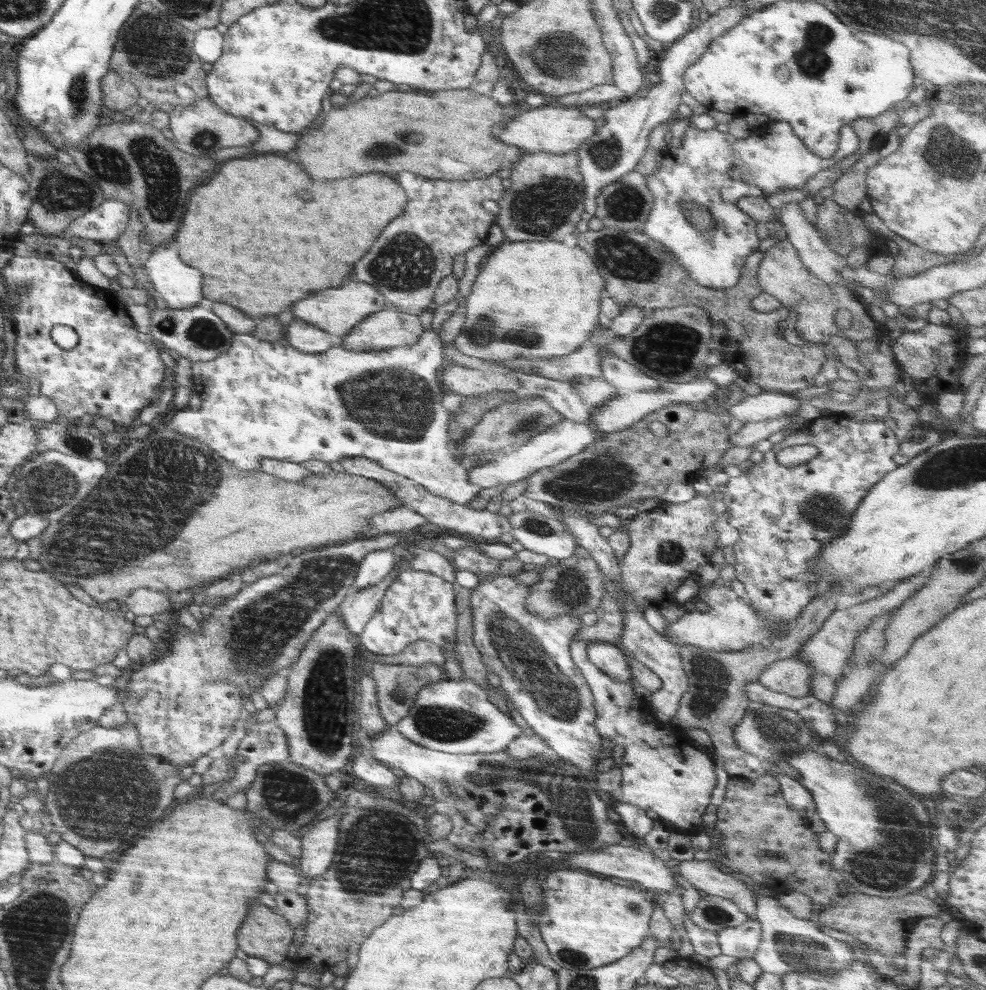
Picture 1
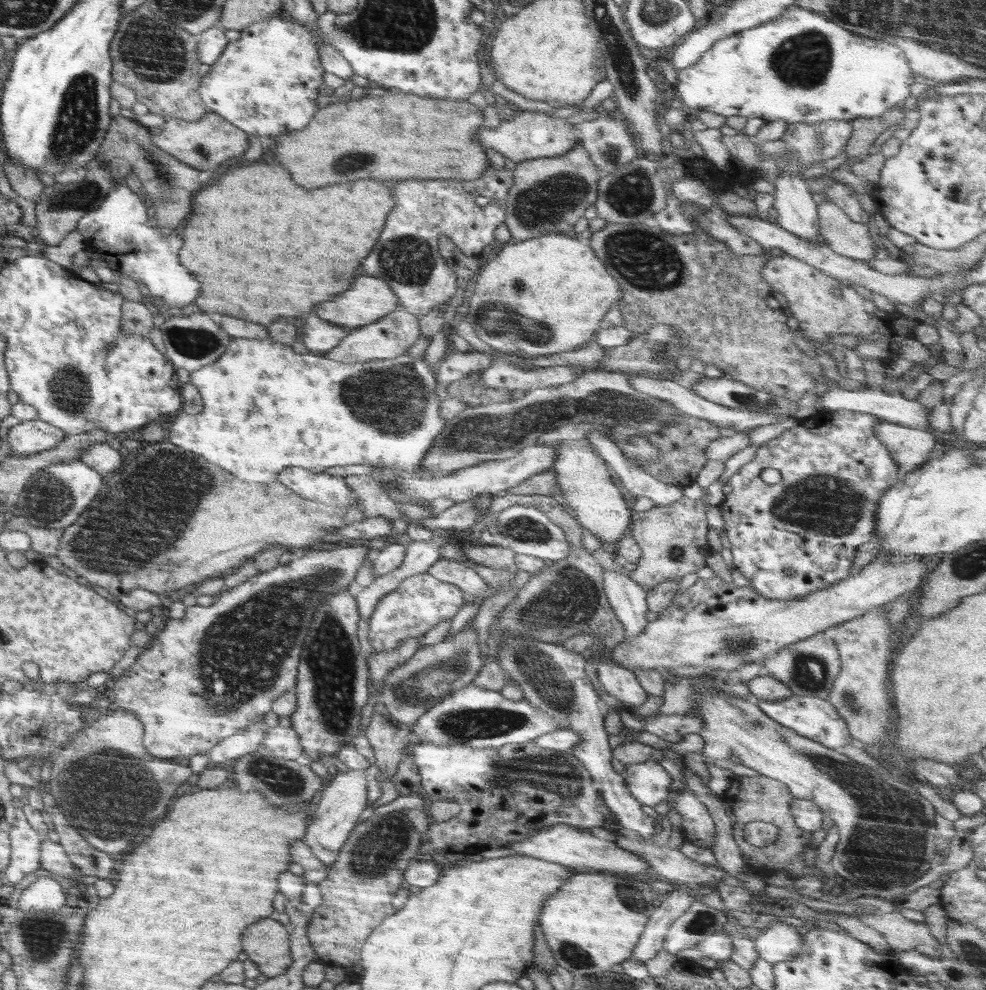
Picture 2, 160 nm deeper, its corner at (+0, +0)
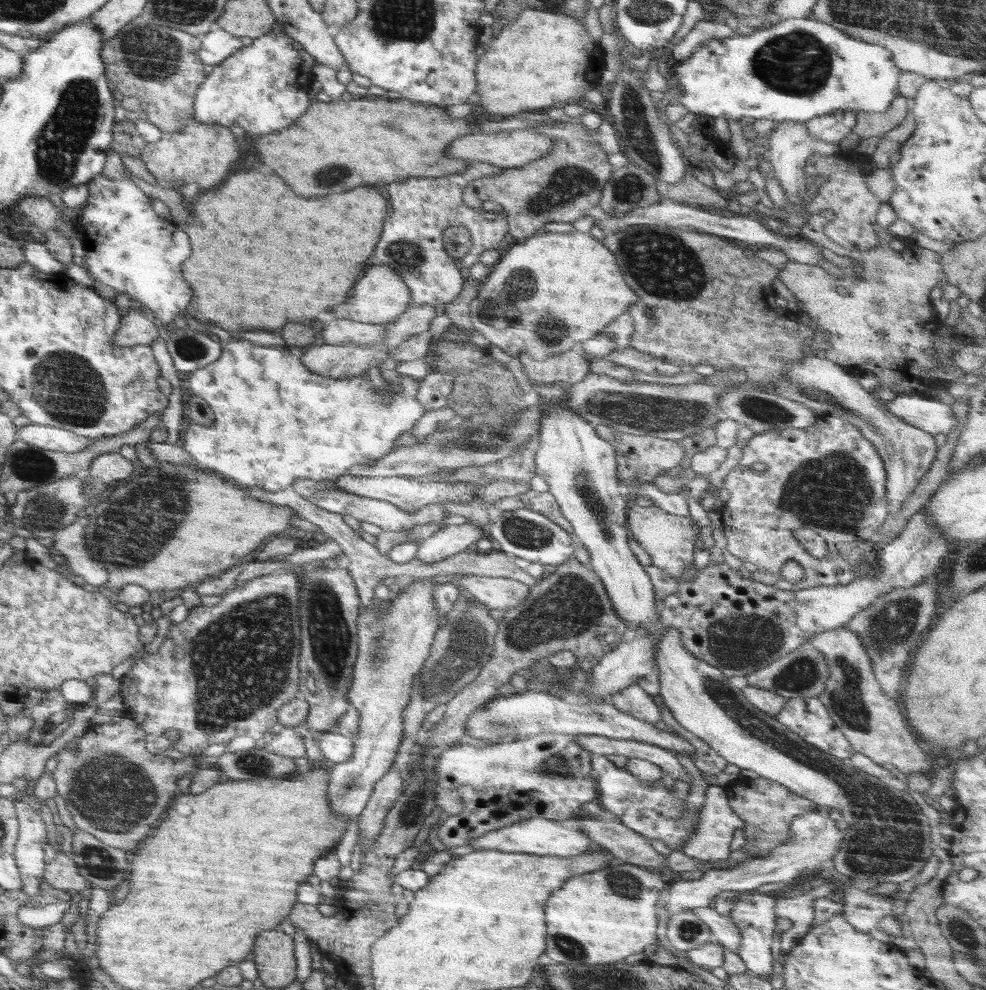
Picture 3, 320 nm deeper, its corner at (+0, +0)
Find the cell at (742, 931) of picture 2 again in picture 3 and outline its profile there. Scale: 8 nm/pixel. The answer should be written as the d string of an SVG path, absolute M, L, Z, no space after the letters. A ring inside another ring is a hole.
M711 906L694 907L690 911L693 911L702 922L706 923L716 942L728 948L730 952L738 954L740 931L738 931L738 928L736 928L736 925L730 920L729 916L716 912Z

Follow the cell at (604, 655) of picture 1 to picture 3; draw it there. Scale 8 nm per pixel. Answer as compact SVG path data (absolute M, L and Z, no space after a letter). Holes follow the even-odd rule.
M637 683L624 690L619 690L609 698L608 702L618 710L653 725L660 722L662 718L652 695L644 692Z

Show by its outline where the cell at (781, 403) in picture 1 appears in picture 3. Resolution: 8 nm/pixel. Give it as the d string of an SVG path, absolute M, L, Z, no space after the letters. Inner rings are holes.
M901 393L886 404L881 399L880 402L885 409L888 409L904 422L931 435L948 435L957 426L953 406L944 404L931 396L927 396L925 393Z

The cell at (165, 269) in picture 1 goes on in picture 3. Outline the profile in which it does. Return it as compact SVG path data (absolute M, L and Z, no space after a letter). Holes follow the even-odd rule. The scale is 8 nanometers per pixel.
M102 174L87 183L89 186L88 205L76 219L75 236L84 245L84 268L89 276L98 284L112 286L116 294L126 294L130 299L138 300L142 306L150 308L155 318L161 320L166 327L174 324L174 318L186 310L192 300L192 290L182 278L180 264L190 256L190 240L188 236L174 224L158 218L152 210L148 196L130 179L115 178Z

